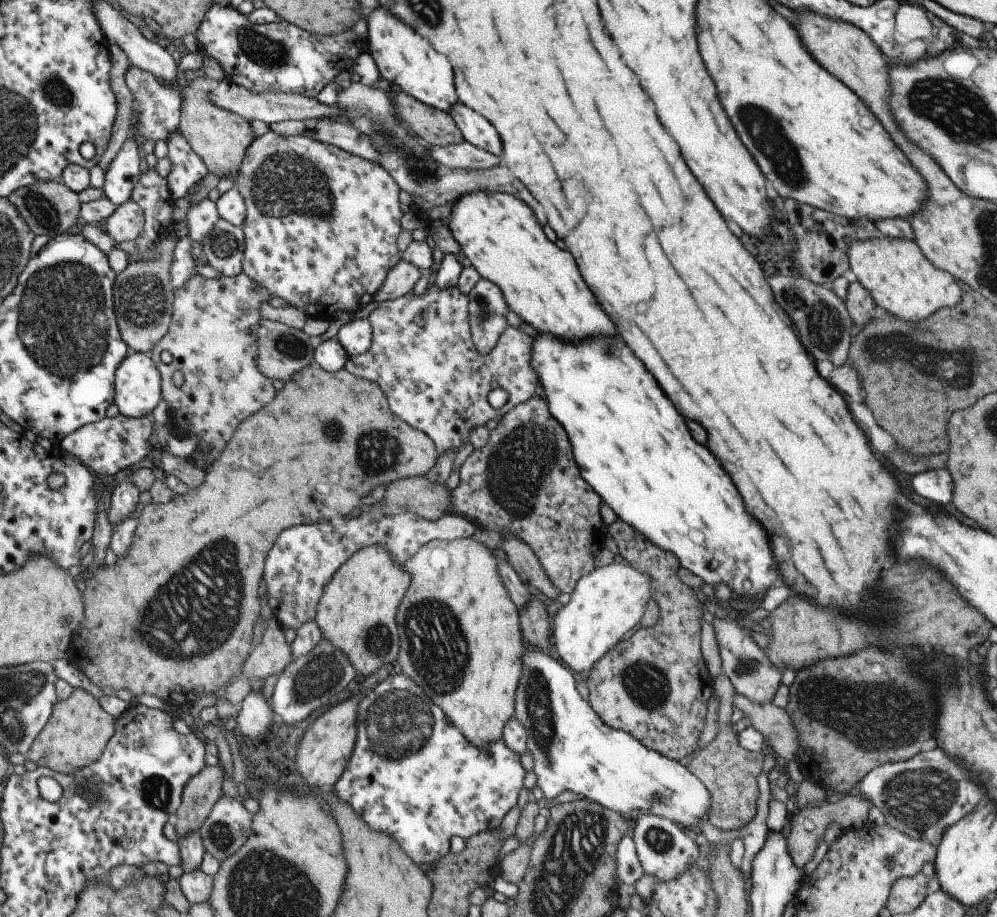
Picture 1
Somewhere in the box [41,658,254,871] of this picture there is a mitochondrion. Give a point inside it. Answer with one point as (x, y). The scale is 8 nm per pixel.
(155, 791)

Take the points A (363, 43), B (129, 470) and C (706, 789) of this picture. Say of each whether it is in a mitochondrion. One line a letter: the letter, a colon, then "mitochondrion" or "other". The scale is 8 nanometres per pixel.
A: other
B: other
C: other

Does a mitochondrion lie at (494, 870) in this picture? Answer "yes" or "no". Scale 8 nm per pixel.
no

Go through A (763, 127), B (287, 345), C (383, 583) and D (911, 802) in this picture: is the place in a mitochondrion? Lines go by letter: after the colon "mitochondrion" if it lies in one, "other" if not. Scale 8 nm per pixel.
A: mitochondrion
B: mitochondrion
C: other
D: mitochondrion

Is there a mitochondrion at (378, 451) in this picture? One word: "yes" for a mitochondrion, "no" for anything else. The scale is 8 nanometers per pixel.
yes

